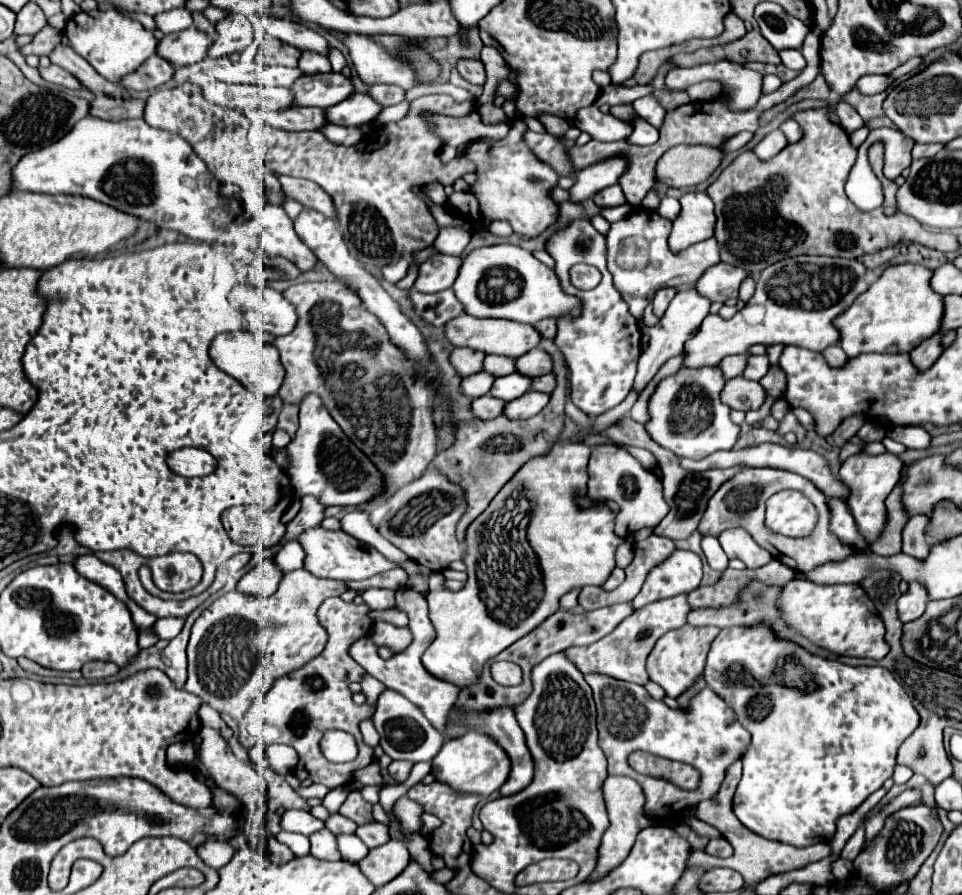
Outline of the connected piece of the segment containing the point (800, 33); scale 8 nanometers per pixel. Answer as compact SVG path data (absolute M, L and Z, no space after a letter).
M774 2L758 4L756 12L754 12L754 18L760 26L762 36L776 50L800 48L806 34L808 34L808 26L804 22L786 14L786 10L782 10L782 6L778 6Z

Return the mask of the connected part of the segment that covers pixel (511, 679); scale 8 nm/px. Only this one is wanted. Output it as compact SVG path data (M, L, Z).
M494 662L492 668L494 668L494 680L496 680L498 684L510 686L510 684L522 682L522 672L520 672L518 666L512 664L512 662Z

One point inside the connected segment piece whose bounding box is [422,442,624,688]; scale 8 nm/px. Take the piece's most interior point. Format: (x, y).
(532, 544)

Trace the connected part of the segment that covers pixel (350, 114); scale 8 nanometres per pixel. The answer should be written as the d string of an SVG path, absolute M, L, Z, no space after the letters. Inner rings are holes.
M356 92L338 106L326 108L328 120L338 126L362 126L374 122L380 112L382 106L378 106L378 102L374 102L366 92Z

